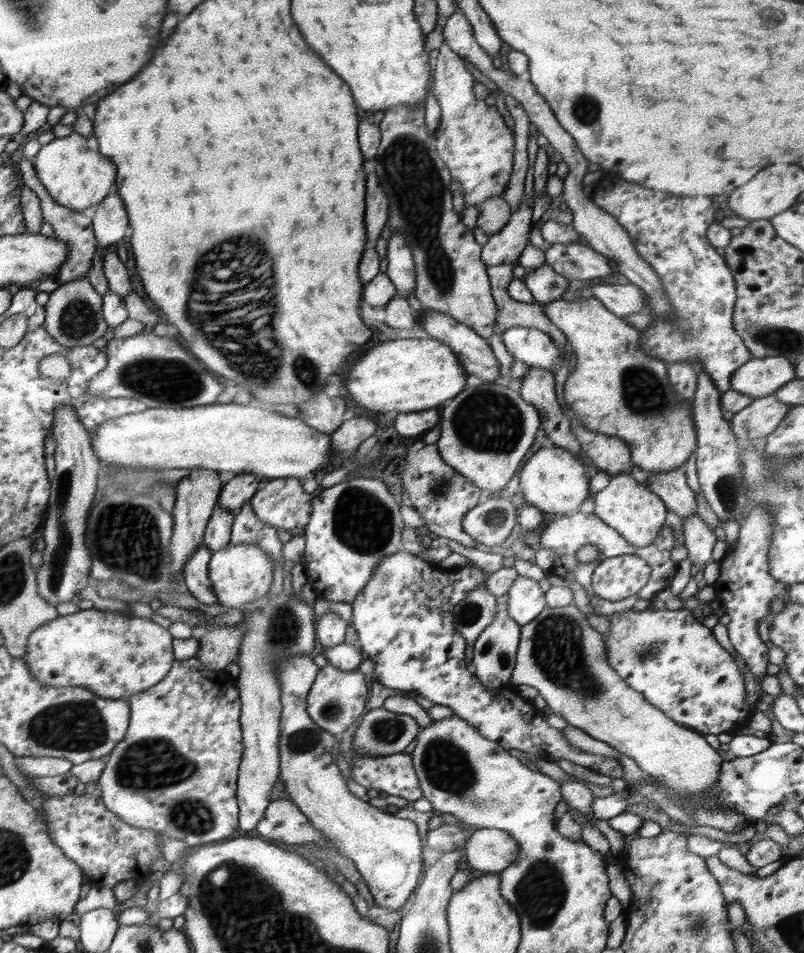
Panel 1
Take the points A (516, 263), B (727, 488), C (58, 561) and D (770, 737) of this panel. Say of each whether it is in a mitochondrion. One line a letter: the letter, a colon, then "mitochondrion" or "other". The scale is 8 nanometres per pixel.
A: other
B: mitochondrion
C: mitochondrion
D: other

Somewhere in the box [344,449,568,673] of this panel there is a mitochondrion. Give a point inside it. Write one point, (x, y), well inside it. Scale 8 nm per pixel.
(469, 614)

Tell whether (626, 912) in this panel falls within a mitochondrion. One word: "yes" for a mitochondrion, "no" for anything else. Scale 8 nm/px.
no

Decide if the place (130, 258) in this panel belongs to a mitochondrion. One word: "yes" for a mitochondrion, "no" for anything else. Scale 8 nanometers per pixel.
no

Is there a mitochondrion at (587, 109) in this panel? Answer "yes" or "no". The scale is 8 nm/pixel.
yes

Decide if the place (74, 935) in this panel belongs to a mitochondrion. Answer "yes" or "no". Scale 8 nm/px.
no

